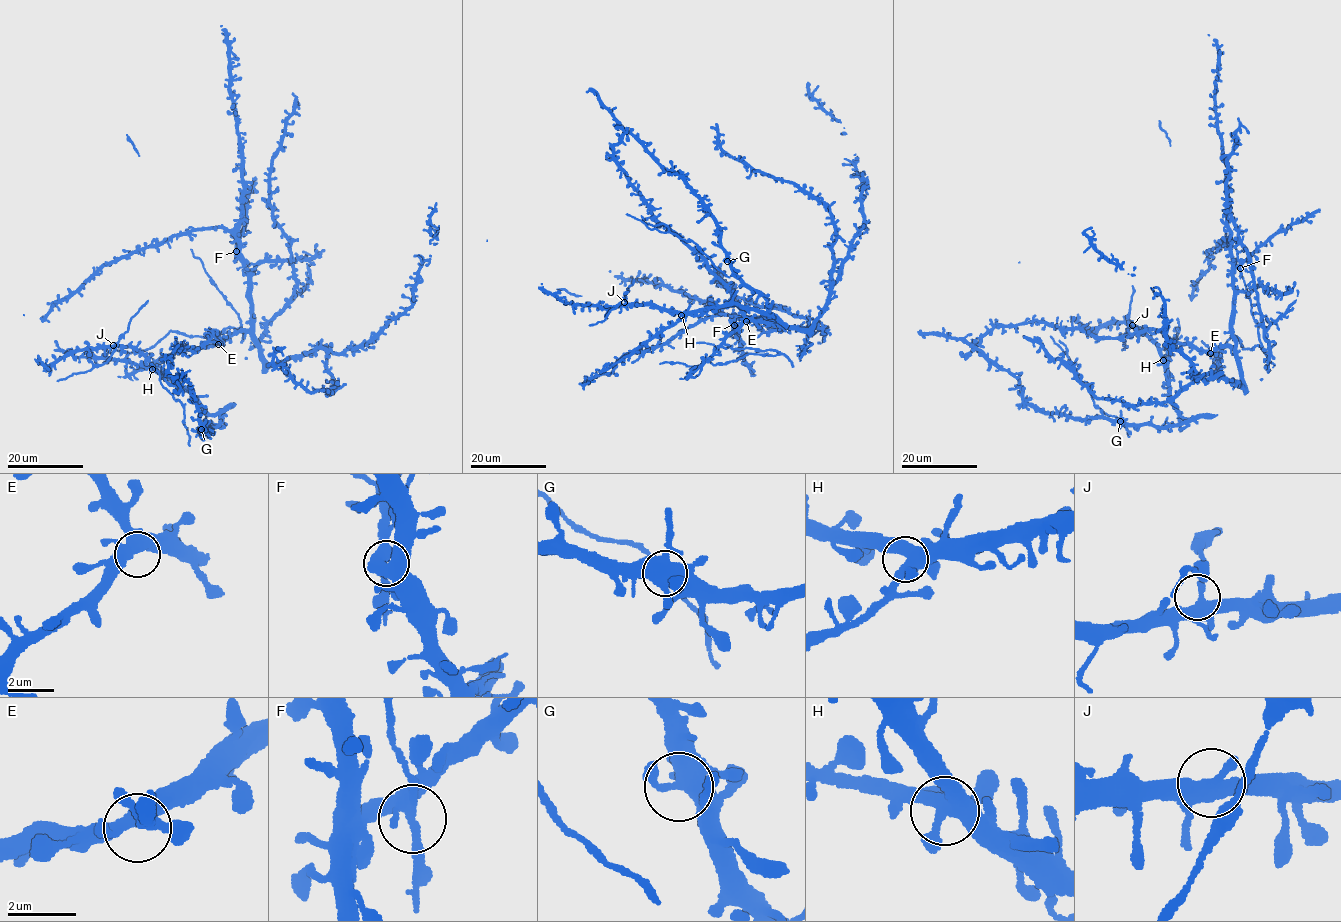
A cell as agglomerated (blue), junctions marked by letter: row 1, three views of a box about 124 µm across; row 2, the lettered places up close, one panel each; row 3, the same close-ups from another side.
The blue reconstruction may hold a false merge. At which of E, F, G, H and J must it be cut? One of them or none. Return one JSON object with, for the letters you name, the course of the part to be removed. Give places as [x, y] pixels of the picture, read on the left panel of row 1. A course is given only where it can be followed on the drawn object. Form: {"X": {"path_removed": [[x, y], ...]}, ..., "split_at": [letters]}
{"F": {"path_removed": [[236, 251], [244, 225]]}, "split_at": ["F"]}

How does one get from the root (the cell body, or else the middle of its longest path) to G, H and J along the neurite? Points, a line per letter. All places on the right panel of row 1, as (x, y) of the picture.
G: (1055, 326), (1028, 322), (997, 326), (973, 345), (1018, 380), (1022, 397), (1028, 403), (1073, 417), (1120, 421)
H: (1055, 326), (997, 326), (973, 345), (1046, 412), (1185, 422), (1163, 360)
J: (1055, 326), (997, 326), (973, 345), (1046, 412), (1185, 422), (1157, 345), (1132, 325)

